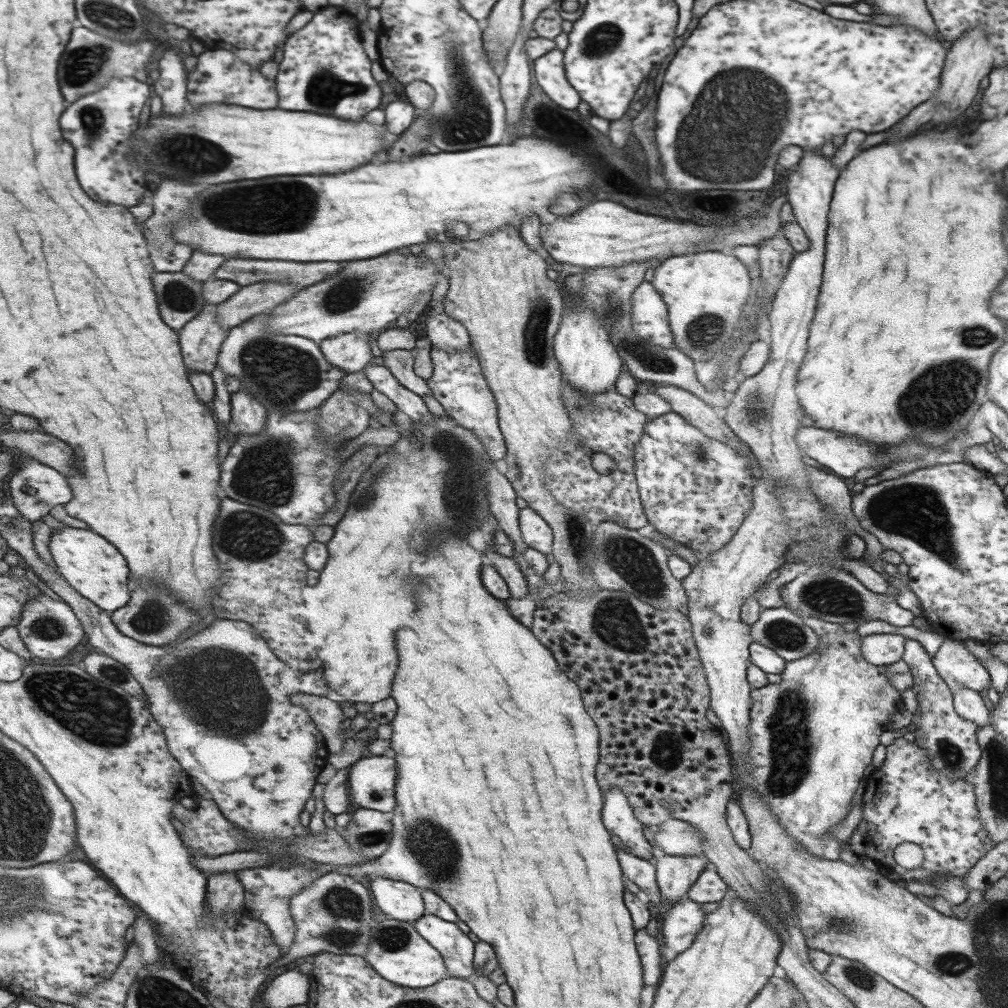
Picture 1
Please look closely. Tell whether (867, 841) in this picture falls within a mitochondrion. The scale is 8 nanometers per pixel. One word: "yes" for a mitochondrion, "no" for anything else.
no

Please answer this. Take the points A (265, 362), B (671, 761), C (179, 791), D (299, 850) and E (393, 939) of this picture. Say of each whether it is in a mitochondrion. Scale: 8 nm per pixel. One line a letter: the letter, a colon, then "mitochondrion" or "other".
A: mitochondrion
B: other
C: other
D: other
E: mitochondrion

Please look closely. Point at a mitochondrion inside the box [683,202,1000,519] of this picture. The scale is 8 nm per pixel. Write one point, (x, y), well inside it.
(948, 391)

